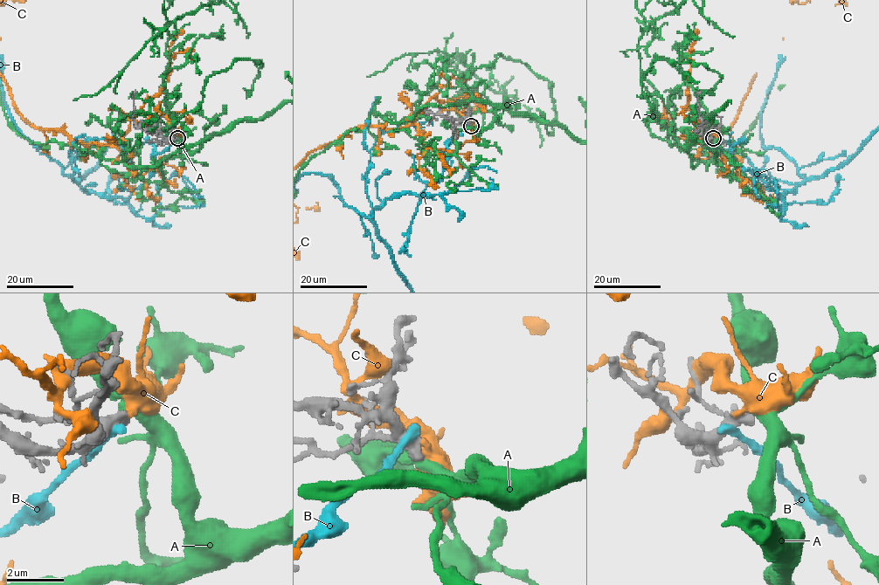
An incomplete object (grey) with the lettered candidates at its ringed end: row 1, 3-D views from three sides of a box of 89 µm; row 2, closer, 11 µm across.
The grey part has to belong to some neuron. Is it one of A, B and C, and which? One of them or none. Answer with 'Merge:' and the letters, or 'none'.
Merge: none

